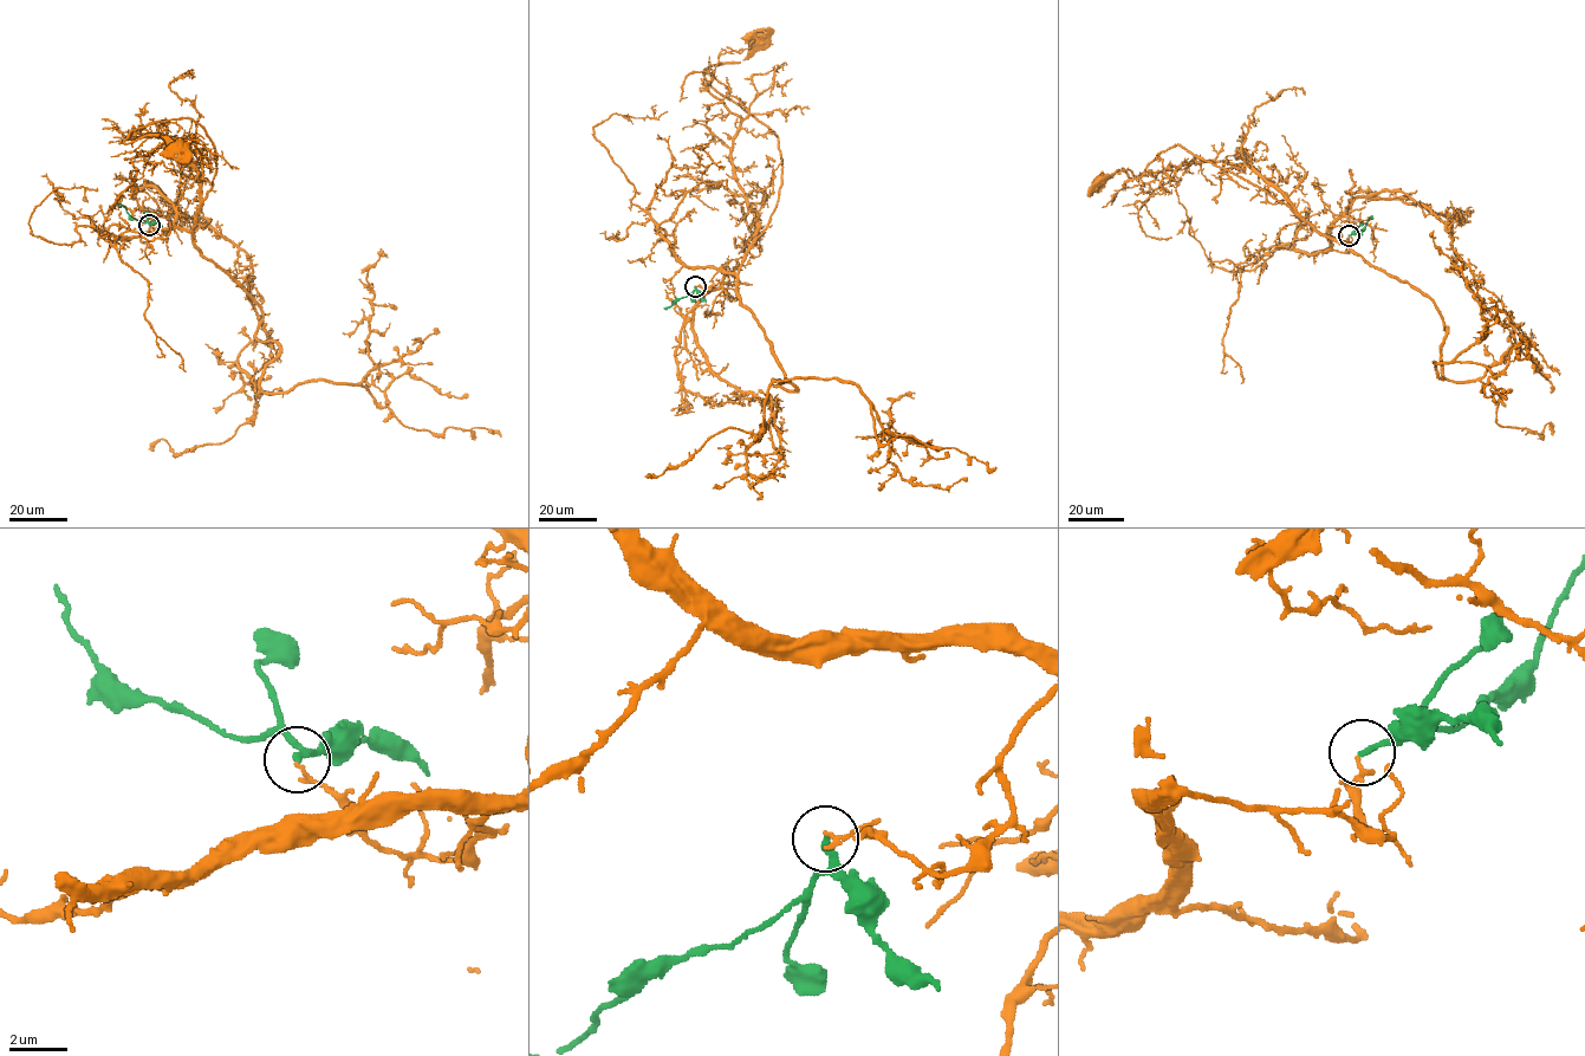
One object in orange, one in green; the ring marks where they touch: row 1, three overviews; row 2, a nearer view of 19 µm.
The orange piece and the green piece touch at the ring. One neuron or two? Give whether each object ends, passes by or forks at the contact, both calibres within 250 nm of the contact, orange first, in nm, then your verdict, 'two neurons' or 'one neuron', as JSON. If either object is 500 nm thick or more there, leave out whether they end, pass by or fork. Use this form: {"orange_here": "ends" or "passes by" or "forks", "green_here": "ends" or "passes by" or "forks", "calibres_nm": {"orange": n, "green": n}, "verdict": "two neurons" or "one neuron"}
{"orange_here": "ends", "green_here": "ends", "calibres_nm": {"orange": 130, "green": 240}, "verdict": "two neurons"}

